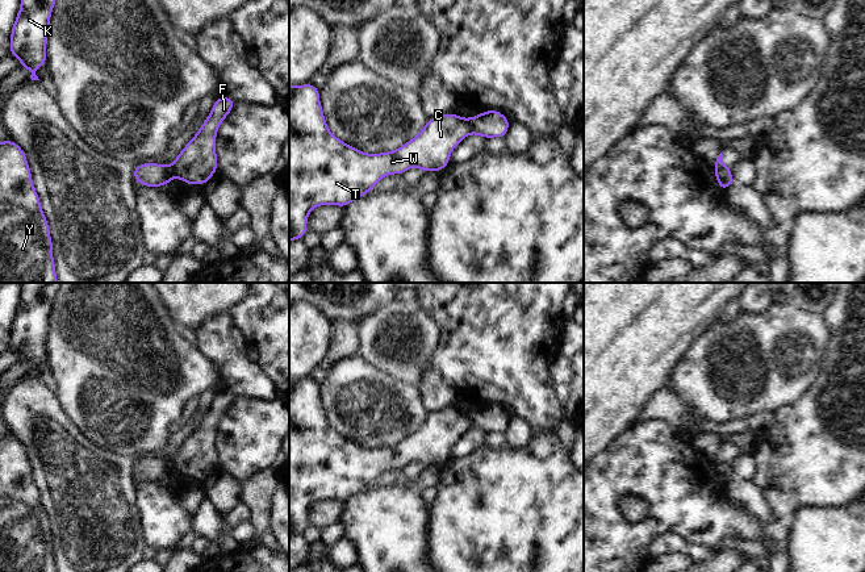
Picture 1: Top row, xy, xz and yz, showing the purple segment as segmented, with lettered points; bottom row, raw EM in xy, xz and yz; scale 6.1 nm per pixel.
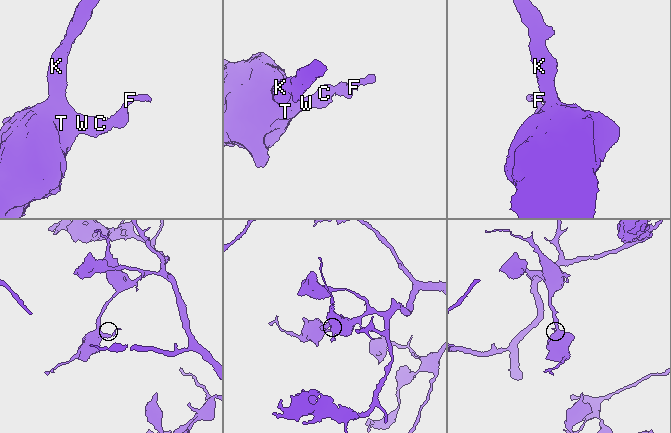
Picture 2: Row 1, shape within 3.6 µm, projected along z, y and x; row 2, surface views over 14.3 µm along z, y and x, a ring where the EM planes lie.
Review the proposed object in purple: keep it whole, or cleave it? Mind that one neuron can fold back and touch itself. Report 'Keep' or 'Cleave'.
Cleave

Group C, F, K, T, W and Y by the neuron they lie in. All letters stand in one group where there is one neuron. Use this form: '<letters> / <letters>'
C K T W Y / F

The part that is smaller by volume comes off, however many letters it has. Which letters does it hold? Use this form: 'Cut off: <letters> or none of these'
Cut off: F

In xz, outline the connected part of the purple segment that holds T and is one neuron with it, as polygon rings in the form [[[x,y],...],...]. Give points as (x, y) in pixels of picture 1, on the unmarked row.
[[[289,379],[289,536],[302,534],[309,526],[306,514],[310,505],[319,500],[347,501],[376,481],[381,472],[398,468],[400,471],[411,462],[419,462],[423,469],[430,465],[440,467],[450,459],[451,446],[468,430],[469,418],[455,408],[444,408],[429,413],[417,431],[389,447],[365,448],[338,434],[327,422],[319,396],[319,384],[310,379],[293,381]]]

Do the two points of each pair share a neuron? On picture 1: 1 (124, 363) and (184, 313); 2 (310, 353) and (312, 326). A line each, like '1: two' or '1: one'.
1: two
2: one

